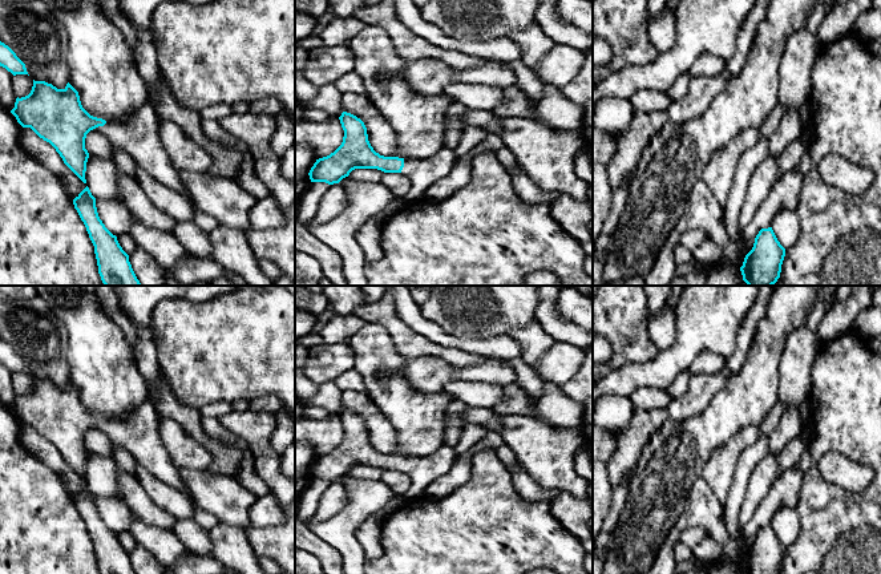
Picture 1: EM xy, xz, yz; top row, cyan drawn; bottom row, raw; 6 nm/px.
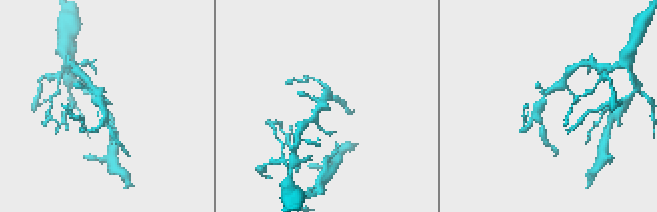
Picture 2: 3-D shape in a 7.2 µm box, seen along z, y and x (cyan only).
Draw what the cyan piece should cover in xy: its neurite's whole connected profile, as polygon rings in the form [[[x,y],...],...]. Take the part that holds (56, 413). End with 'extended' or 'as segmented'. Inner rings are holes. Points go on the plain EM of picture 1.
[[[33,377],[31,391],[17,395],[11,411],[23,425],[31,425],[49,440],[84,481],[89,456],[85,436],[96,427],[113,444],[124,446],[137,465],[186,493],[179,472],[159,436],[161,416],[150,399],[144,400],[126,419],[105,419],[82,405],[78,389],[69,380],[64,387],[57,387],[45,379]]]; extended

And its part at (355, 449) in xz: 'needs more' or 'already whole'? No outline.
needs more

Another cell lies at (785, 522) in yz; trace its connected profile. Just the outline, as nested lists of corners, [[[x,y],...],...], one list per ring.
[[[783,506],[773,518],[772,527],[780,542],[788,547],[791,546],[800,533],[800,516],[796,508]]]

